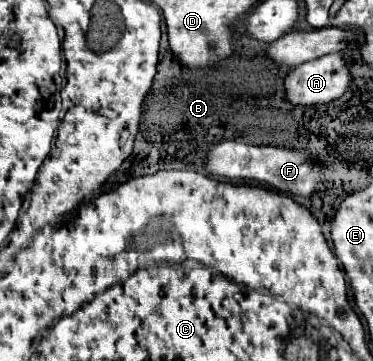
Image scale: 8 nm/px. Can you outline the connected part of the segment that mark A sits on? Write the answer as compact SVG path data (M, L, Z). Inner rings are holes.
M328 54L310 62L304 62L290 70L284 78L284 96L292 106L314 106L314 104L328 104L334 98L340 98L350 88L352 76L348 72L348 64L344 62L342 54Z

